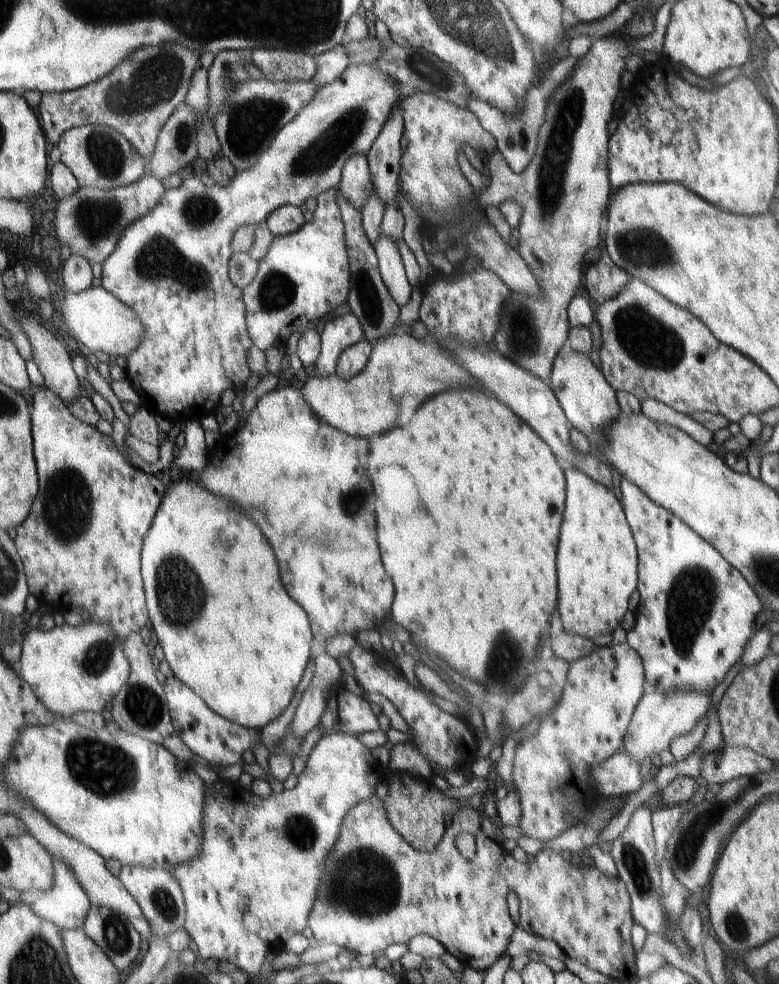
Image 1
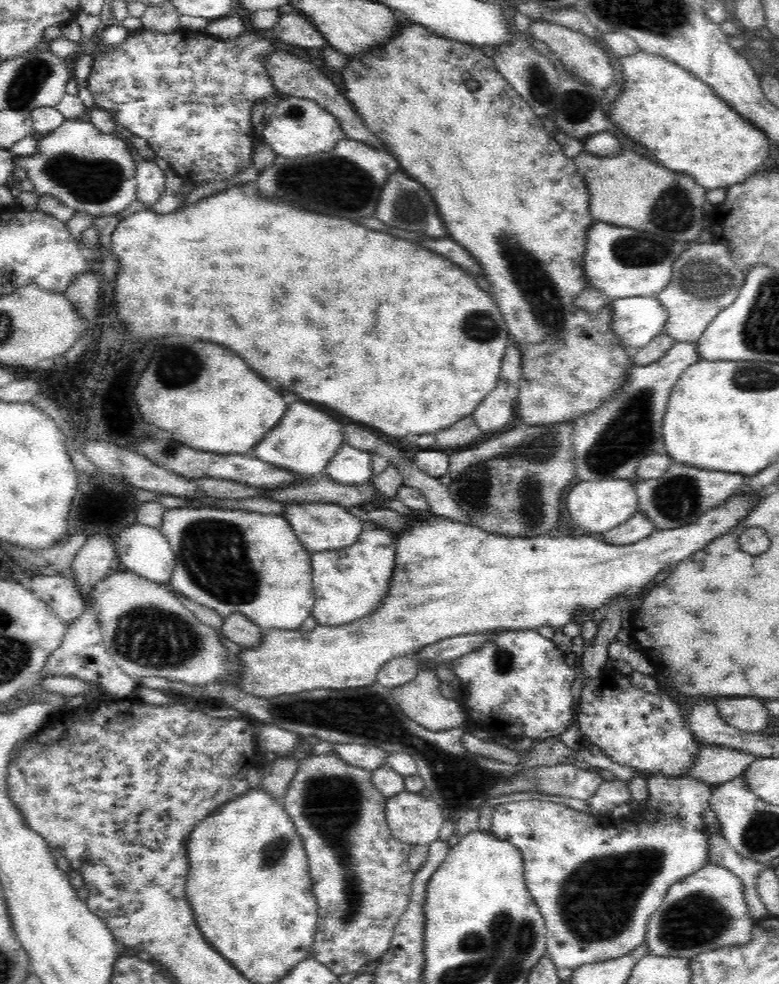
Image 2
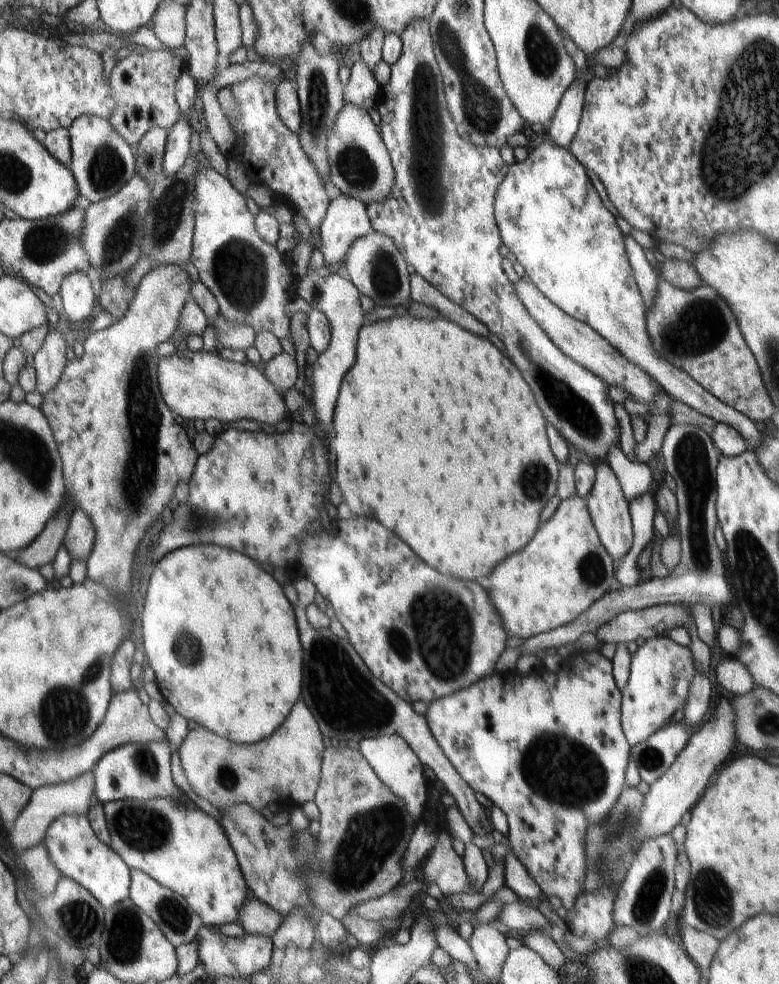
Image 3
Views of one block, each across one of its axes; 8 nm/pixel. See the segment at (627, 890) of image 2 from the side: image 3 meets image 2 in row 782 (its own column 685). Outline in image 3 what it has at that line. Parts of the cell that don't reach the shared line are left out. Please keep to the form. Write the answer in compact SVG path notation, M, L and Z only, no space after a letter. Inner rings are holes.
M660 635L646 639L631 656L627 685L621 694L621 727L631 747L648 740L657 730L672 721L676 710L687 703L689 684L695 675L693 658L688 647Z

